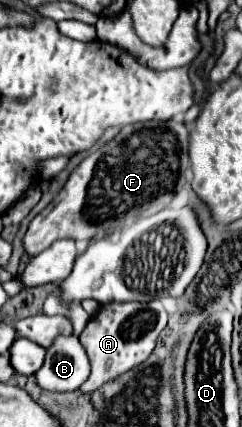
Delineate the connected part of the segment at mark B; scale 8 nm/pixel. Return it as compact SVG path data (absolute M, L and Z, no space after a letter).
M58 335L56 343L52 343L52 347L46 349L44 365L40 367L40 371L36 371L38 385L46 391L76 391L80 389L80 385L86 381L88 375L90 375L90 363L76 335Z

